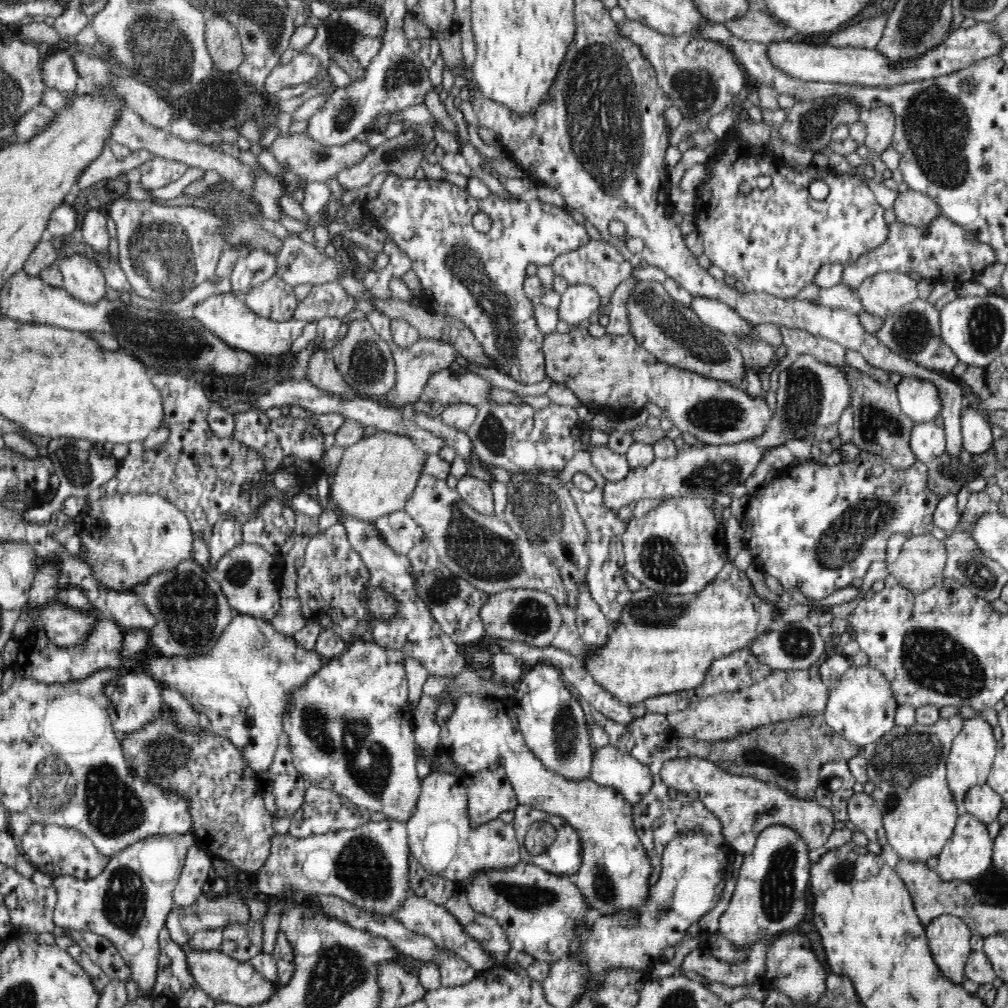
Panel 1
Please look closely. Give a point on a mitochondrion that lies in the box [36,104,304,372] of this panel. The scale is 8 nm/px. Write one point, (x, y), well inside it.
(166, 265)

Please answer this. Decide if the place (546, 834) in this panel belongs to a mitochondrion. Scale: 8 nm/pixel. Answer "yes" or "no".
yes

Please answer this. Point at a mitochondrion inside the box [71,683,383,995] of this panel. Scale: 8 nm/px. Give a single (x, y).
(125, 898)

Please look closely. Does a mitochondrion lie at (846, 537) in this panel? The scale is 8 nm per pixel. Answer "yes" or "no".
yes

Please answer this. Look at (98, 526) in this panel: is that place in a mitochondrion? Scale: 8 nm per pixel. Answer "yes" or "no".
no

